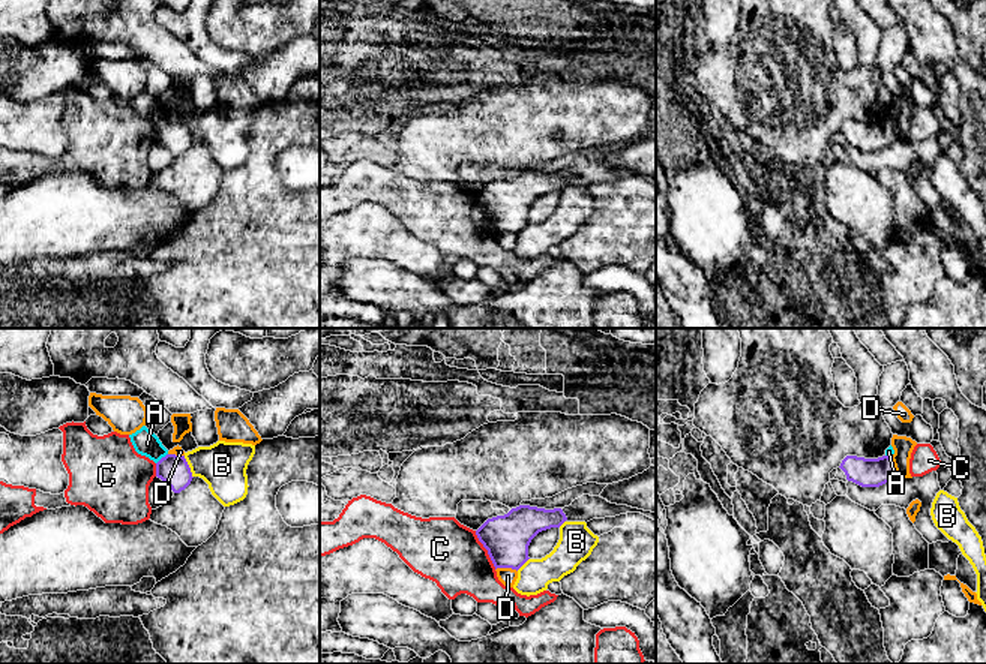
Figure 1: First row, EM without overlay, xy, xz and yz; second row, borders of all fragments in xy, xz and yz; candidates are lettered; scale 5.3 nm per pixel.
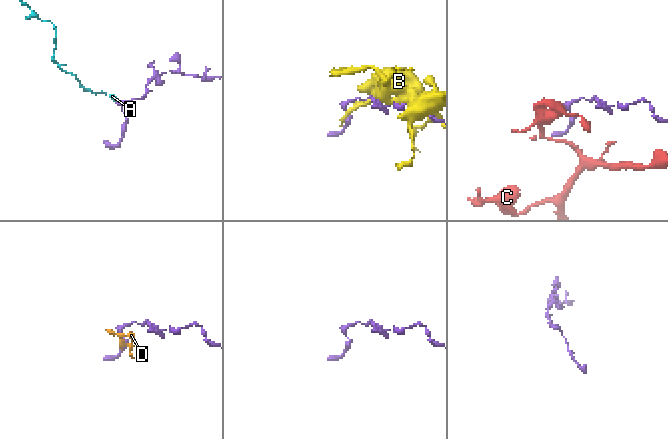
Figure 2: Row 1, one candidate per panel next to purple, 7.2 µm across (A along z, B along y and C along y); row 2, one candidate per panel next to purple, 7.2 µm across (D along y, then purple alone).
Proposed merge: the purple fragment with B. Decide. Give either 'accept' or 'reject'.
reject

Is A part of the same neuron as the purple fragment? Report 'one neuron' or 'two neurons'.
two neurons

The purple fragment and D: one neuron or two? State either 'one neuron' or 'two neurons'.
two neurons

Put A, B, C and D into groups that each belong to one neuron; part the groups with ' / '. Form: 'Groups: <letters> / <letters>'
Groups: A / B / C / D

